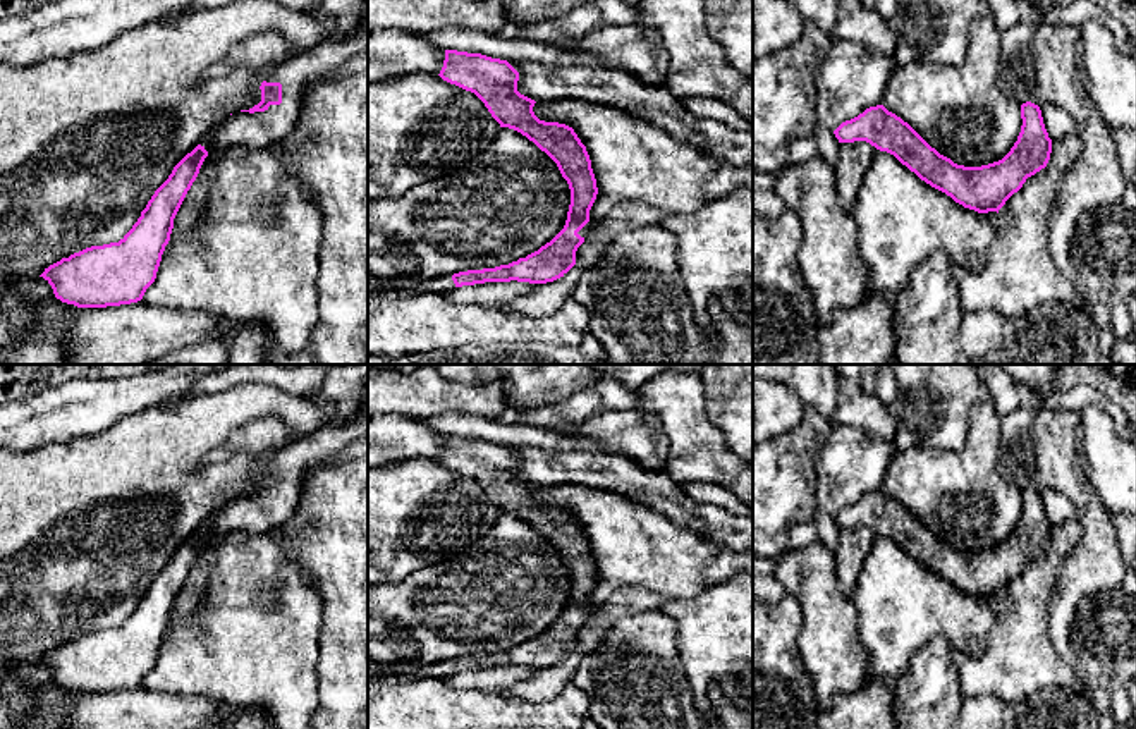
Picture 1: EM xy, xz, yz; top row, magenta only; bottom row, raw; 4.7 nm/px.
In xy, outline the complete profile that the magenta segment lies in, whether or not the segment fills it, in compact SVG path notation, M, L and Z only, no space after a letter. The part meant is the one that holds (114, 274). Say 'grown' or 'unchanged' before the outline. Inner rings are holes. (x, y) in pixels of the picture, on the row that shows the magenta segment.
grown | M368 15L349 38L323 40L313 50L272 69L260 86L261 101L249 110L230 113L206 132L199 144L174 167L168 179L155 191L141 211L137 222L119 242L91 246L69 258L62 258L45 268L40 277L52 285L57 299L77 308L107 308L141 301L146 289L156 279L162 254L174 229L174 218L196 181L205 158L211 151L222 151L232 144L244 144L256 150L280 146L297 124L308 84L337 72L340 65L363 52L368 52Z

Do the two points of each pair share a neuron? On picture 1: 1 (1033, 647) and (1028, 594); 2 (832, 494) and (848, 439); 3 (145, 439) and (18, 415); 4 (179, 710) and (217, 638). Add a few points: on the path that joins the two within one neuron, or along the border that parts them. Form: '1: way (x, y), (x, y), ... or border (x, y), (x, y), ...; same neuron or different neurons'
1: way (1028, 633), (1028, 607); same neuron
2: way (842, 480), (848, 471), (848, 453); same neuron
3: border (129, 415), (98, 432), (64, 441); different neurons
4: border (148, 688), (183, 695), (208, 695), (227, 704); different neurons

